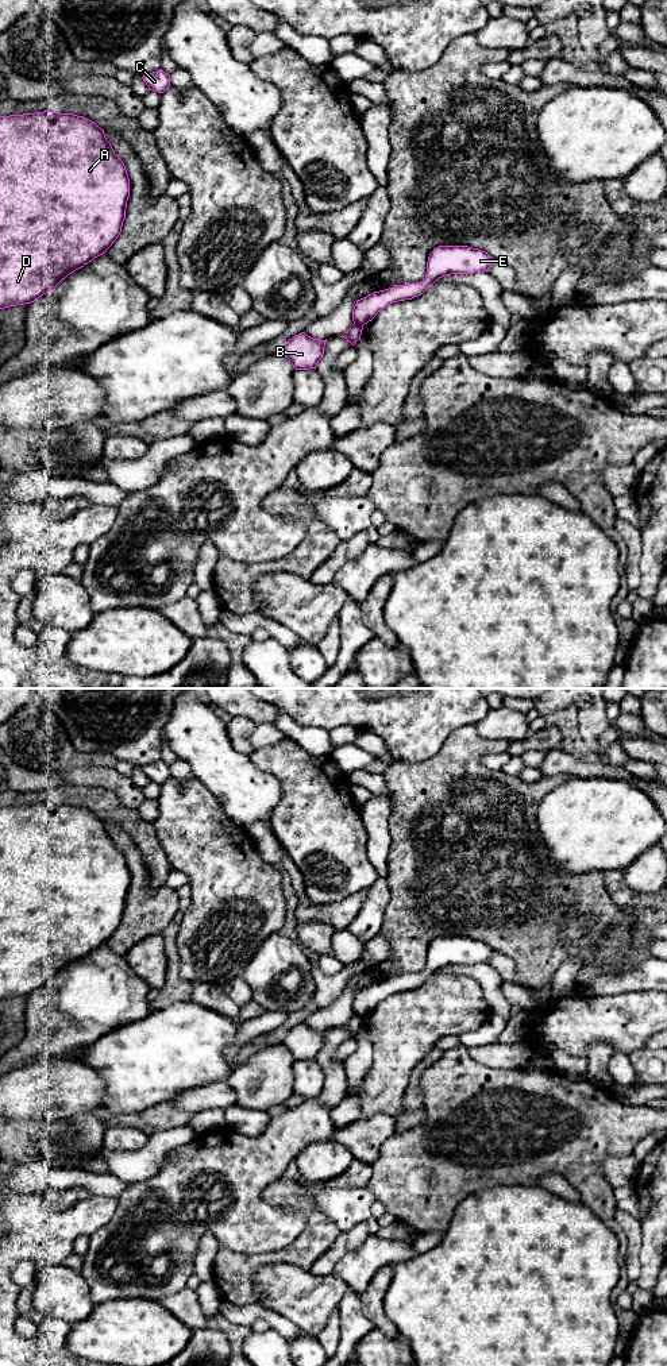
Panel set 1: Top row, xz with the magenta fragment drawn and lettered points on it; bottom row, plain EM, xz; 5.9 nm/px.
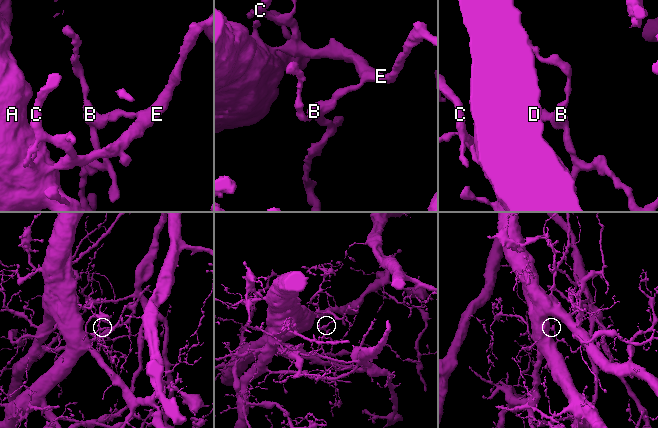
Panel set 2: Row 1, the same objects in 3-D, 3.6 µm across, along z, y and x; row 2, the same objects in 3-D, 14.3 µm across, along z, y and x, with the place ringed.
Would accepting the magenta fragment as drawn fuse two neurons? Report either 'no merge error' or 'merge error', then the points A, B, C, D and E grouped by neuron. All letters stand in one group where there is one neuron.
merge error; A C D E / B

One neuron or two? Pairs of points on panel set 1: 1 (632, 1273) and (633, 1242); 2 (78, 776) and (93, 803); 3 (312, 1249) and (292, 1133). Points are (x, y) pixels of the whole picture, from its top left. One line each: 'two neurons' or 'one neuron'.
1: one neuron
2: two neurons
3: two neurons

